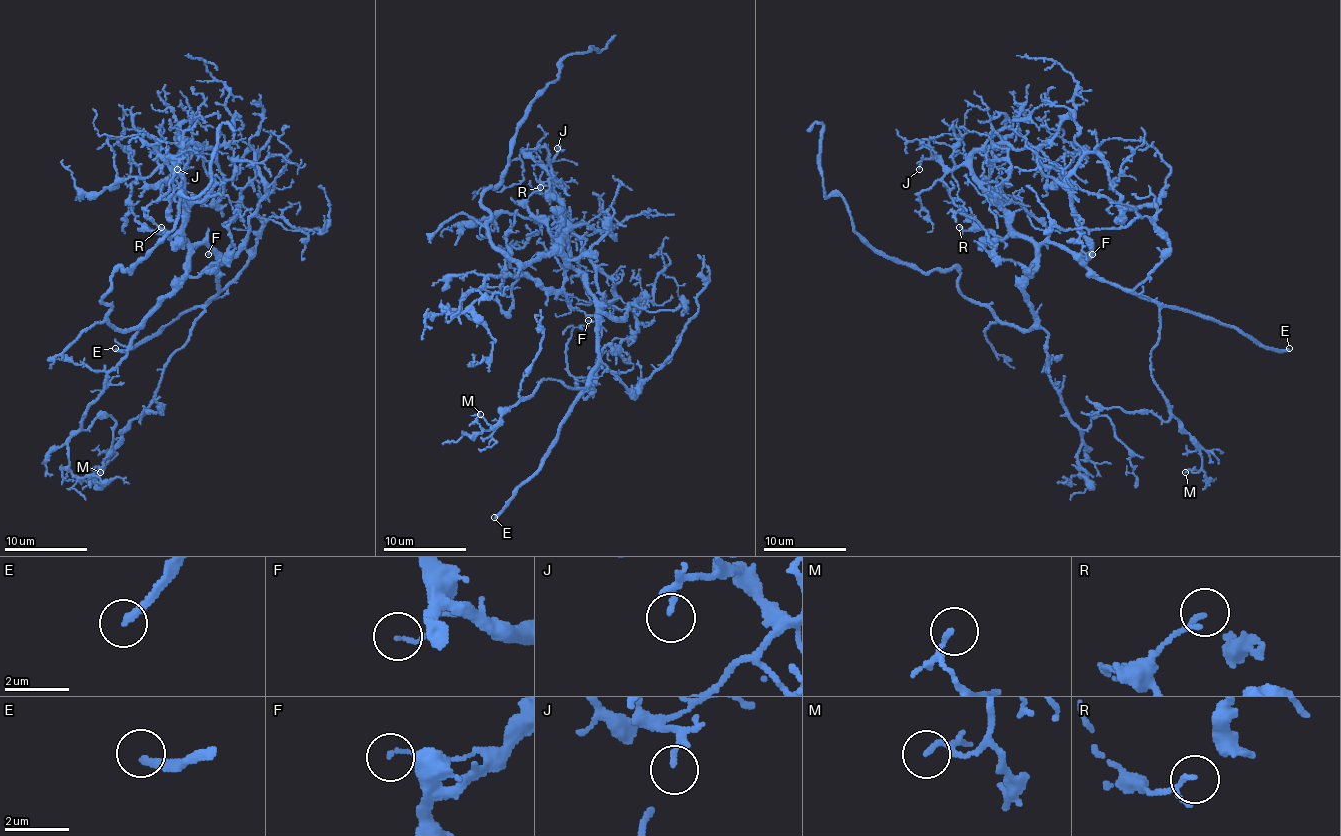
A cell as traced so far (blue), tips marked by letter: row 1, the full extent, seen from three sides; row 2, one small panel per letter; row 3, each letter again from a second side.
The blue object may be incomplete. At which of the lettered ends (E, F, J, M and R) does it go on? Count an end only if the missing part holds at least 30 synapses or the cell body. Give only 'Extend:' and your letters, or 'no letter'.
Extend: E, J

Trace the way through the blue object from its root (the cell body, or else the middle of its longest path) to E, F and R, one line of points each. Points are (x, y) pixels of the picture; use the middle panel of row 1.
E: (565, 262), (582, 277), (584, 287), (594, 299), (598, 362), (584, 393), (561, 426), (557, 443), (494, 517)
F: (565, 262), (582, 277), (584, 287), (600, 312), (594, 320), (588, 320)
R: (565, 262), (559, 241), (528, 206), (528, 198), (540, 187)

